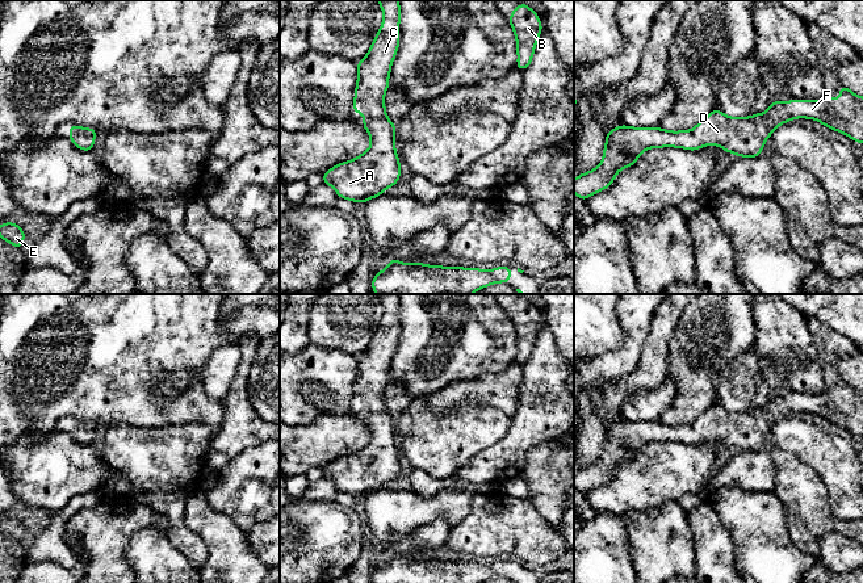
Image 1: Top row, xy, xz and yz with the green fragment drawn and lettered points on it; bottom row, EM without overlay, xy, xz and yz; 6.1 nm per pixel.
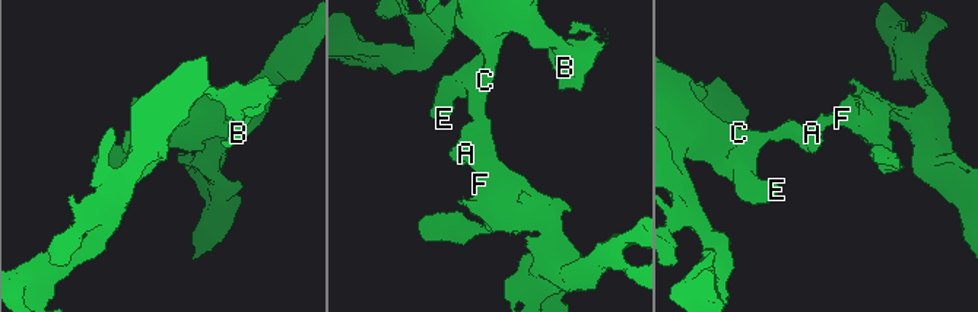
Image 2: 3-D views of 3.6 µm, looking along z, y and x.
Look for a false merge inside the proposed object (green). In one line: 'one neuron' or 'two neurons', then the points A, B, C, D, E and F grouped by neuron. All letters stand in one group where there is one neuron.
one neuron | A B C D E F

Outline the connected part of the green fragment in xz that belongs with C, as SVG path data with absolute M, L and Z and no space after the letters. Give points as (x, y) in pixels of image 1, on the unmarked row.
M377 294L384 314L377 326L372 340L357 360L357 378L355 382L355 394L352 403L365 411L363 421L370 431L370 441L353 454L339 457L323 467L323 478L334 481L339 492L364 498L370 492L395 479L401 471L401 458L395 445L395 418L393 418L385 404L385 386L390 381L389 369L391 357L399 340L399 294Z

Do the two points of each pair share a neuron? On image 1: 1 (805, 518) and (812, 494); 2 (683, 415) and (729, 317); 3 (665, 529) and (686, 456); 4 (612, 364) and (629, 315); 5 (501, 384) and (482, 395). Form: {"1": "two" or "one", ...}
{"1": "one", "2": "one", "3": "two", "4": "one", "5": "one"}

